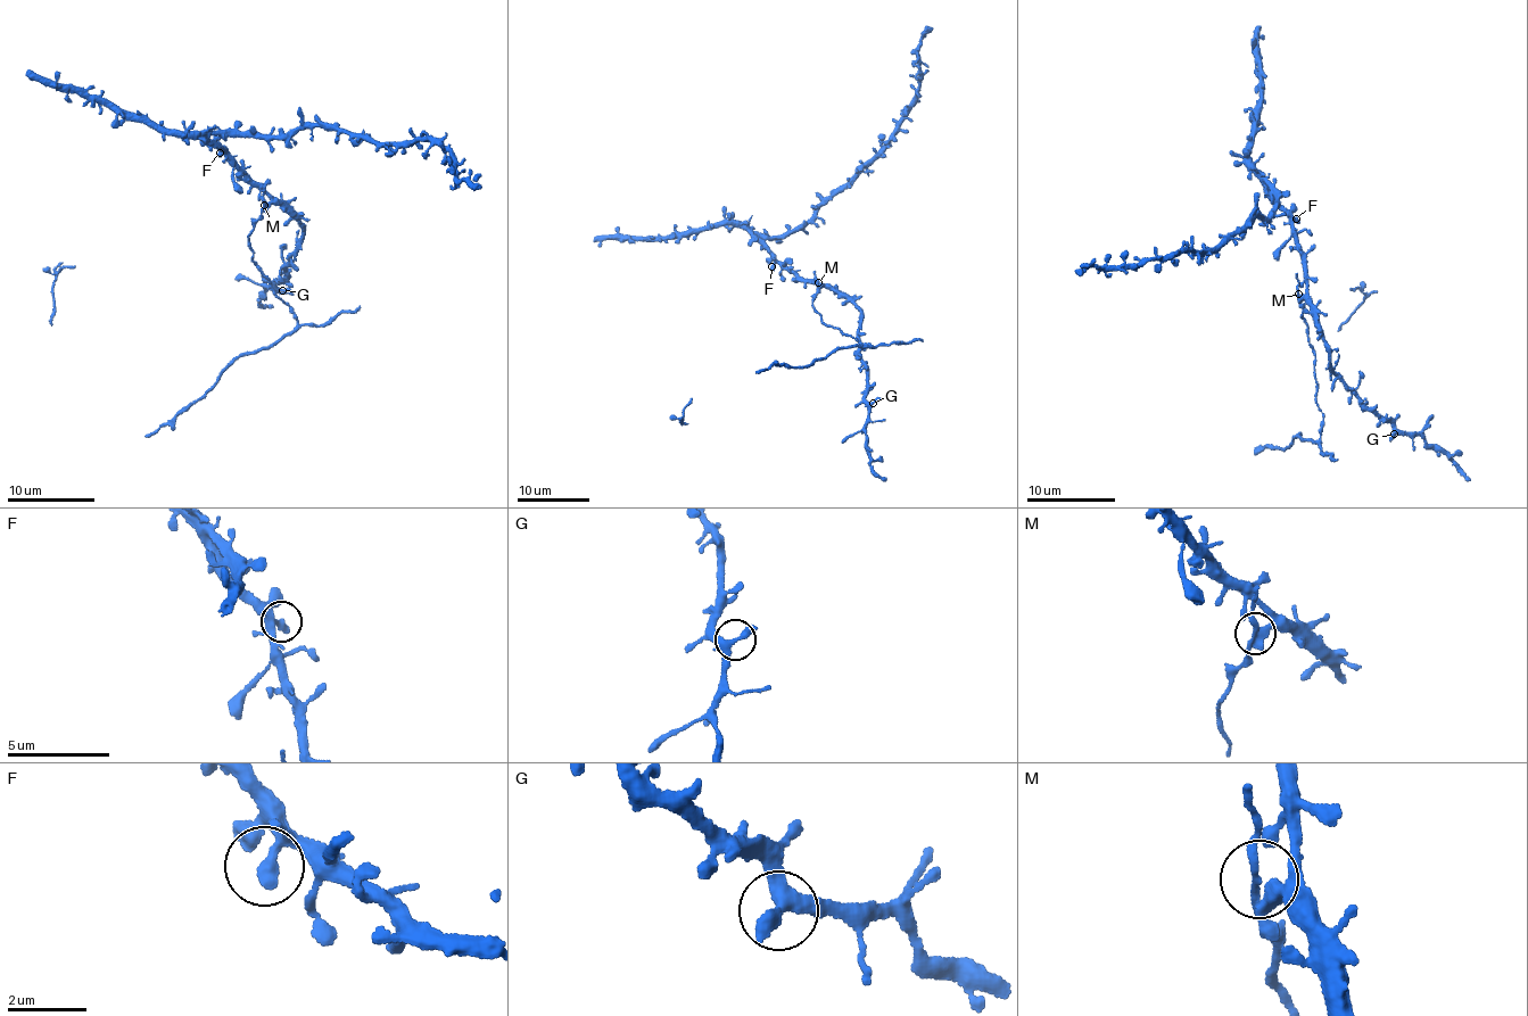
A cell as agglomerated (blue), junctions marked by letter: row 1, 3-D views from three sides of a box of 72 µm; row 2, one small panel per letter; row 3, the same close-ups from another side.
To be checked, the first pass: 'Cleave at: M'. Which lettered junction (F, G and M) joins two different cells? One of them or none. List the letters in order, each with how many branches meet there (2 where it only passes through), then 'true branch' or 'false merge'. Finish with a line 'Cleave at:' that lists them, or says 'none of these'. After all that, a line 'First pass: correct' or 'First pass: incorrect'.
F: 3 branches meet; true branch
G: 3 branches meet; true branch
M: 3 branches meet; true branch
Cleave at: none of these
First pass: incorrect

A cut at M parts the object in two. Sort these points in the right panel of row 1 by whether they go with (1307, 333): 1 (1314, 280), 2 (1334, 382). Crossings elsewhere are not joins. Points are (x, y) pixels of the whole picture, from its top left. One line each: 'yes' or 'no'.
1: no
2: no

